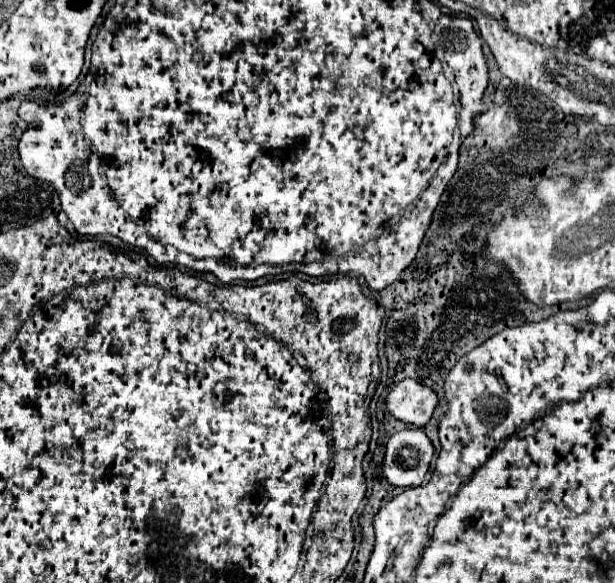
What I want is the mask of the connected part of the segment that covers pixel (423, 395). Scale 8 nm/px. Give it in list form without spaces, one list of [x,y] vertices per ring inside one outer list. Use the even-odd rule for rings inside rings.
[[[415,380],[399,382],[387,396],[387,410],[397,420],[405,424],[415,424],[417,428],[423,428],[431,420],[437,406],[437,394]]]

